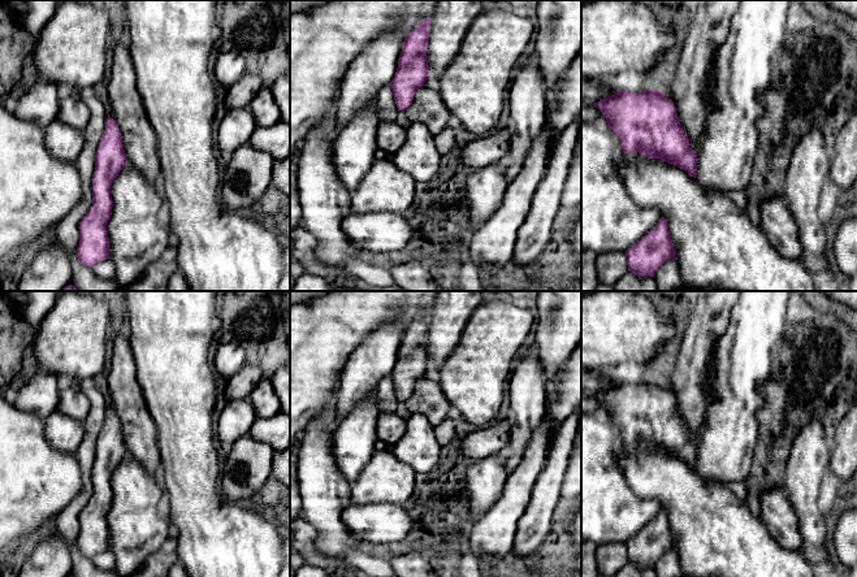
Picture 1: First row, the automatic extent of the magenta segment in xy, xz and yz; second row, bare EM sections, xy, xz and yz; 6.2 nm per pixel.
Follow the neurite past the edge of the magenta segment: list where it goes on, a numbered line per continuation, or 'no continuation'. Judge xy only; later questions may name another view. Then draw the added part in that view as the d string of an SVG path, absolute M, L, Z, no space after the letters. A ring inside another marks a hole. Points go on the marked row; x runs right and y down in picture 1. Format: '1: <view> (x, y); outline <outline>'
1: xy (139, 141); outline M125 38L111 45L113 64L108 84L109 116L116 121L127 162L133 164L156 188L161 190L161 165L156 133L147 117L137 86L137 74Z

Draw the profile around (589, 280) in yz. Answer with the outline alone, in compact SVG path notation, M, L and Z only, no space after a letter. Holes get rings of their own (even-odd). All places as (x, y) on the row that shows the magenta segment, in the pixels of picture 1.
M581 250L581 291L594 291L600 283L596 257L597 255L593 251Z

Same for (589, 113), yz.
M581 103L581 121L605 125L606 117L594 105Z

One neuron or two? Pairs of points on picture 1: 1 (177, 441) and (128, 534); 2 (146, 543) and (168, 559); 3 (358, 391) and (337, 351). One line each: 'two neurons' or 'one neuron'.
1: two neurons
2: two neurons
3: two neurons

